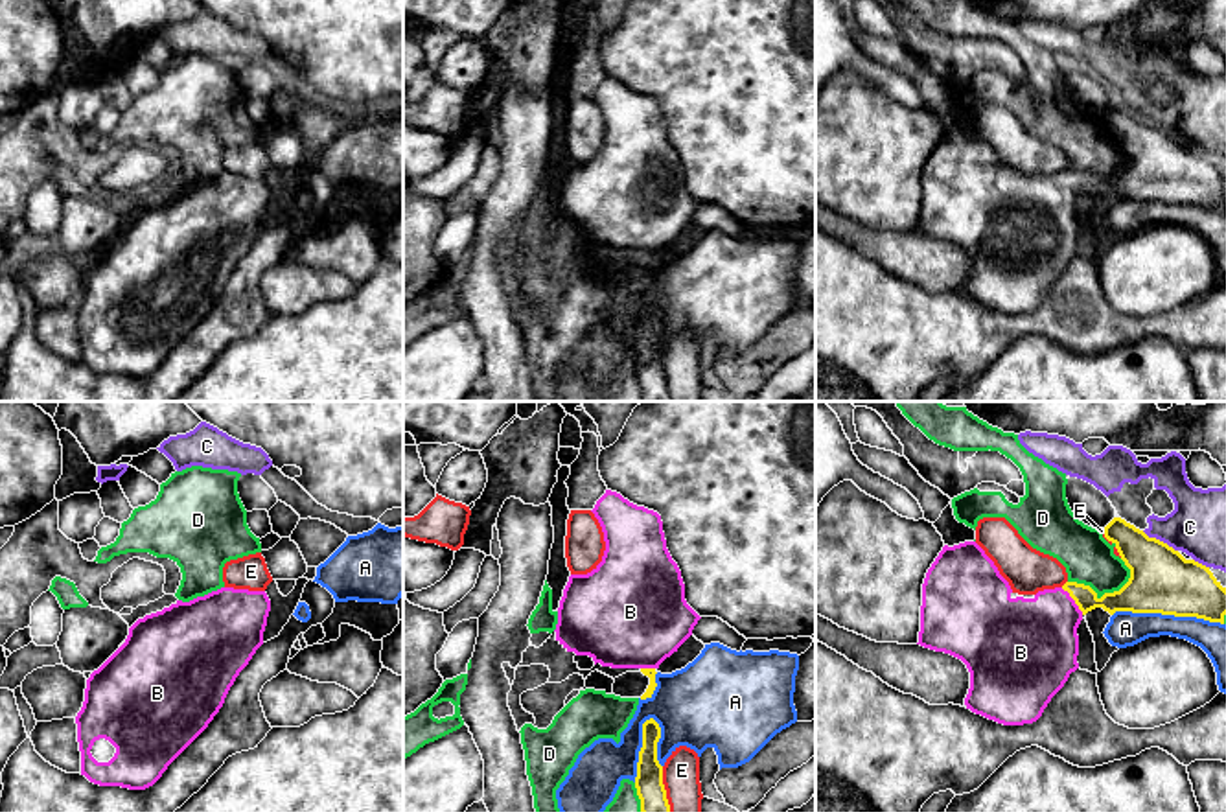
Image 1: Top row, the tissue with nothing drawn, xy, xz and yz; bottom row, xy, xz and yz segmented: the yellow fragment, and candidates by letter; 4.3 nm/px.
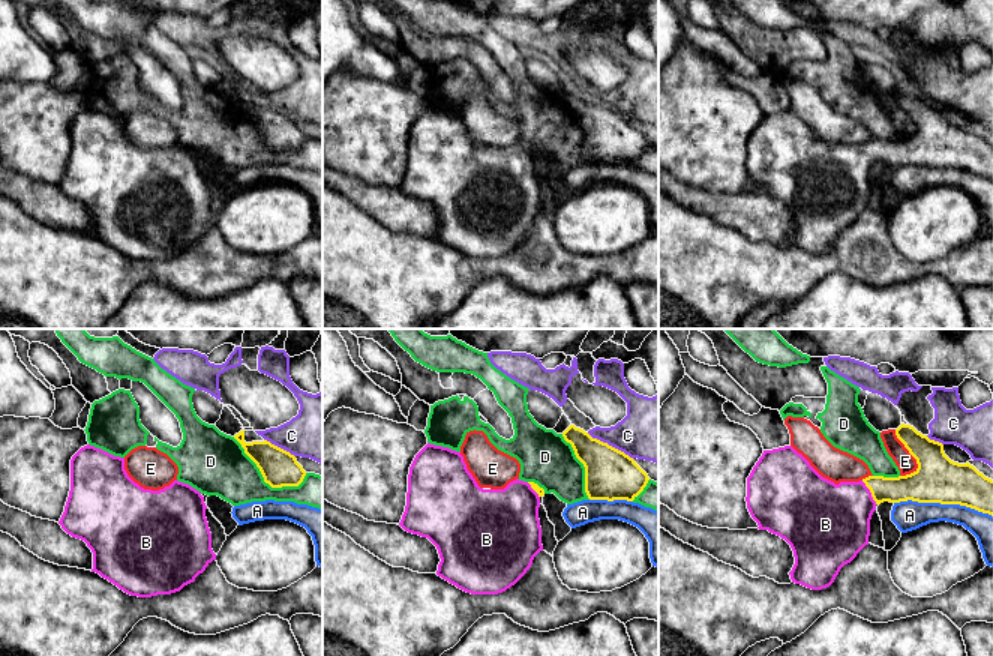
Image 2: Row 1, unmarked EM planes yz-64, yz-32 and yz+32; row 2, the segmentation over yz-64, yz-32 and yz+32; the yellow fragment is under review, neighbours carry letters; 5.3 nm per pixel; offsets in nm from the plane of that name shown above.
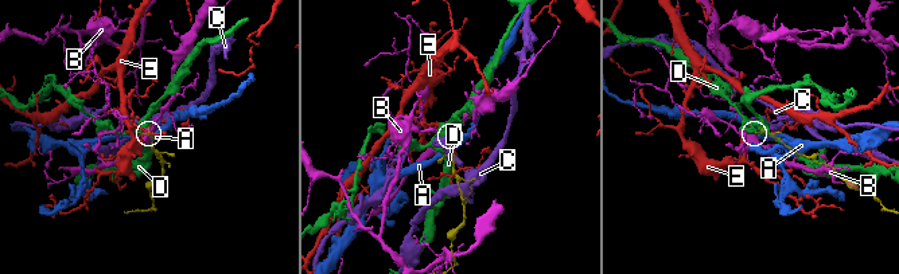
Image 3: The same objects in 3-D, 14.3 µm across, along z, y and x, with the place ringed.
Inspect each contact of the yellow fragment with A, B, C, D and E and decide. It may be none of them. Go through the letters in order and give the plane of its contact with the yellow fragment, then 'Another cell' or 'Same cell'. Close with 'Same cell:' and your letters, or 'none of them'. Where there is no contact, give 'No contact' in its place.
A: Touches yellow in xz. Another cell
B: Touches yellow in yz. Same cell
C: Touches yellow in yz. Another cell
D: Touches yellow in yz. Another cell
E: Touches yellow in xz. Another cell
Same cell: B

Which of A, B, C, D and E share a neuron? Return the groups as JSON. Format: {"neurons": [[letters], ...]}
{"neurons": [["A"], ["B"], ["C"], ["D"], ["E"]]}

